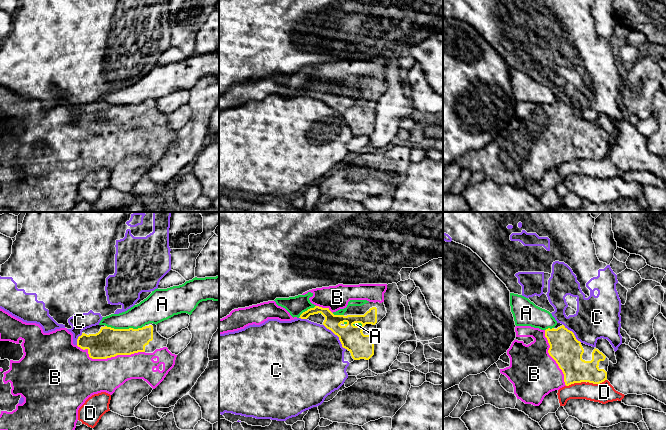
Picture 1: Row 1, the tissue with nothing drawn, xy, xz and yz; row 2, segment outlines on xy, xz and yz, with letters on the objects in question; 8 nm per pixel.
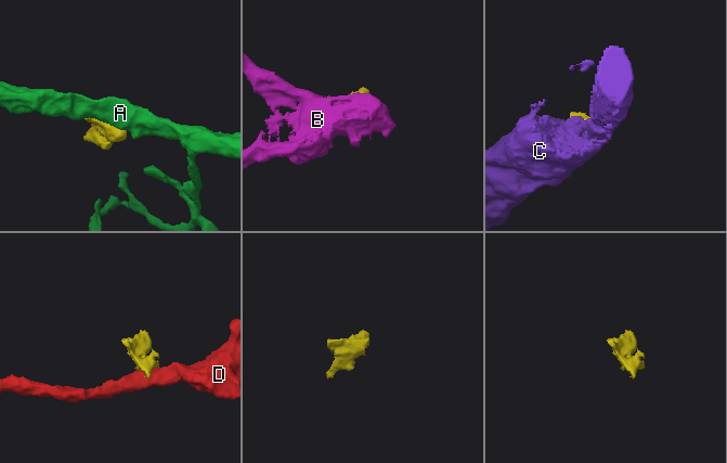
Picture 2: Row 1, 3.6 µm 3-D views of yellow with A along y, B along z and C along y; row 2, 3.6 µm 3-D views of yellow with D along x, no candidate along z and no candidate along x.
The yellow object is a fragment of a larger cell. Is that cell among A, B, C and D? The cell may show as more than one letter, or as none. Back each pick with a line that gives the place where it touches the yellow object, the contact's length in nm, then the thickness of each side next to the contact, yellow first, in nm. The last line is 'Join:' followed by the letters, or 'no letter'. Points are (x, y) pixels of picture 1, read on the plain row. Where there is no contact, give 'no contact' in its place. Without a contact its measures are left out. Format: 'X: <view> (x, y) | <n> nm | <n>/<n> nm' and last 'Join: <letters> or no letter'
B: xy (108, 133) | 550 nm | 240/320 nm
Join: B

